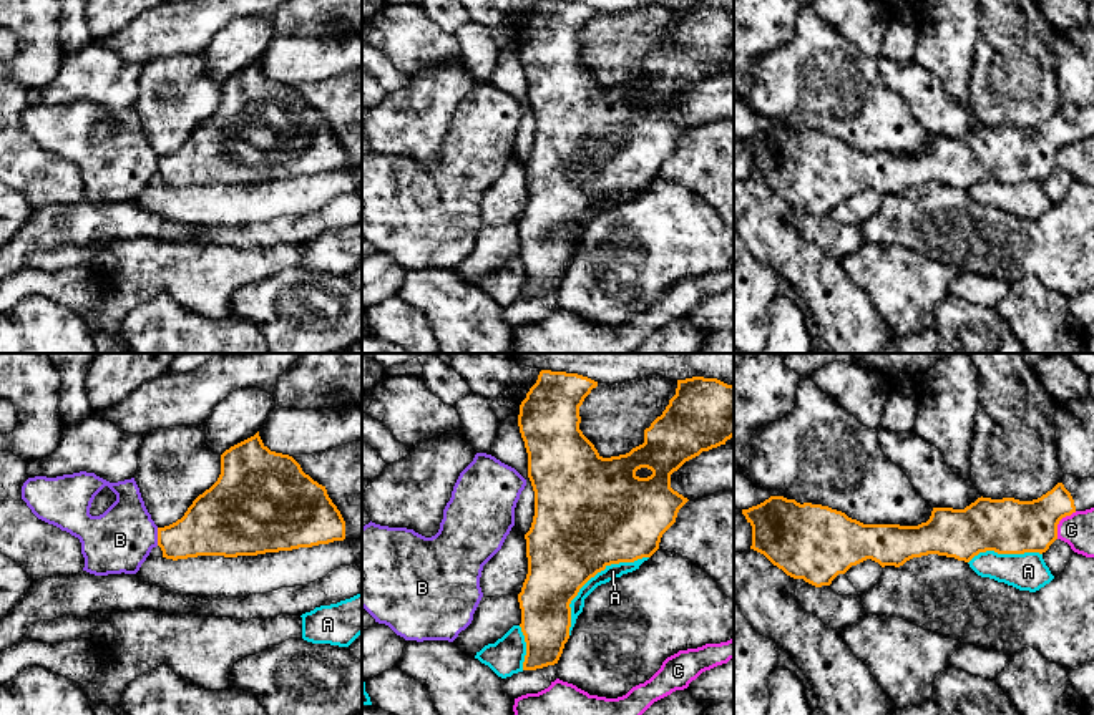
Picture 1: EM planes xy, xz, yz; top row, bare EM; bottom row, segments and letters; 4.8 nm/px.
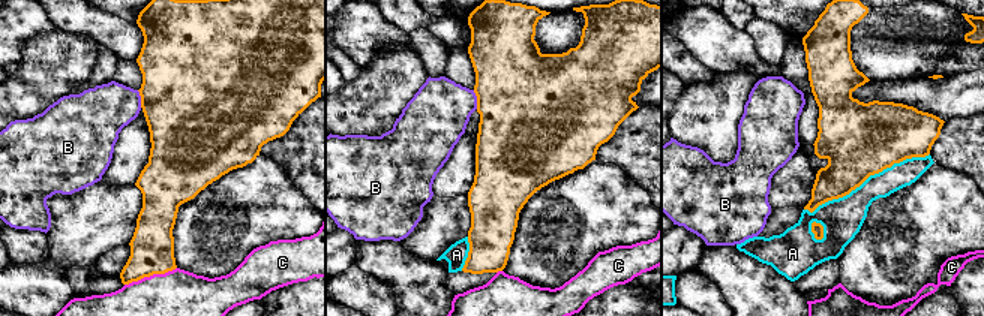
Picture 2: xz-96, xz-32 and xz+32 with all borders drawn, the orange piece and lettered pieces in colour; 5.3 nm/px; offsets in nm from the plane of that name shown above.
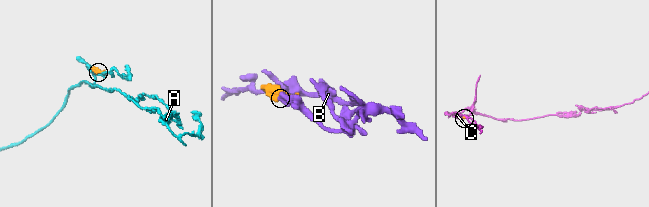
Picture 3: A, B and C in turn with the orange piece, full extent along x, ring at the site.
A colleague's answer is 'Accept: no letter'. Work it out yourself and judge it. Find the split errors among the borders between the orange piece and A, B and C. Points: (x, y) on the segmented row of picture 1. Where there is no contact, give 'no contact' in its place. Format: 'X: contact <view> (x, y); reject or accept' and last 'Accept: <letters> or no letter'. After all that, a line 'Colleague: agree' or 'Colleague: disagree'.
A: contact xz (591, 576); reject
B: contact xy (158, 536); reject
C: contact yz (1059, 520); reject
Accept: no letter
Colleague: agree

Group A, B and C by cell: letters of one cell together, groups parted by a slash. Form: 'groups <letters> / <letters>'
groups A / B / C

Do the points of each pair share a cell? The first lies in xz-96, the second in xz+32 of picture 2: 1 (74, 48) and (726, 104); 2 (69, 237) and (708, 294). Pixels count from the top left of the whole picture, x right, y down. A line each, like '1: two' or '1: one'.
1: one
2: one

